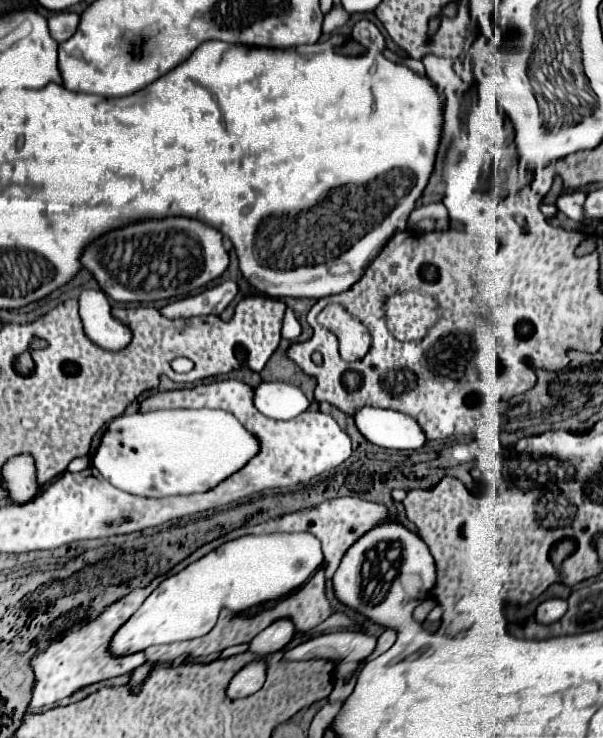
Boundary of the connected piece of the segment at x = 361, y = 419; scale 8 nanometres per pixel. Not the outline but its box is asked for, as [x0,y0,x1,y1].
[355,407,425,449]

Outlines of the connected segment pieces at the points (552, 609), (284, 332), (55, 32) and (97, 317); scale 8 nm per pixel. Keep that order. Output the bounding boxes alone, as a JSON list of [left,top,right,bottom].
[[535,599,567,625],[281,309,301,339],[49,13,79,43],[79,289,131,351]]

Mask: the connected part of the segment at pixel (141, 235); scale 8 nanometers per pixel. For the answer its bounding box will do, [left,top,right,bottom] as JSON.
[81,219,229,301]

